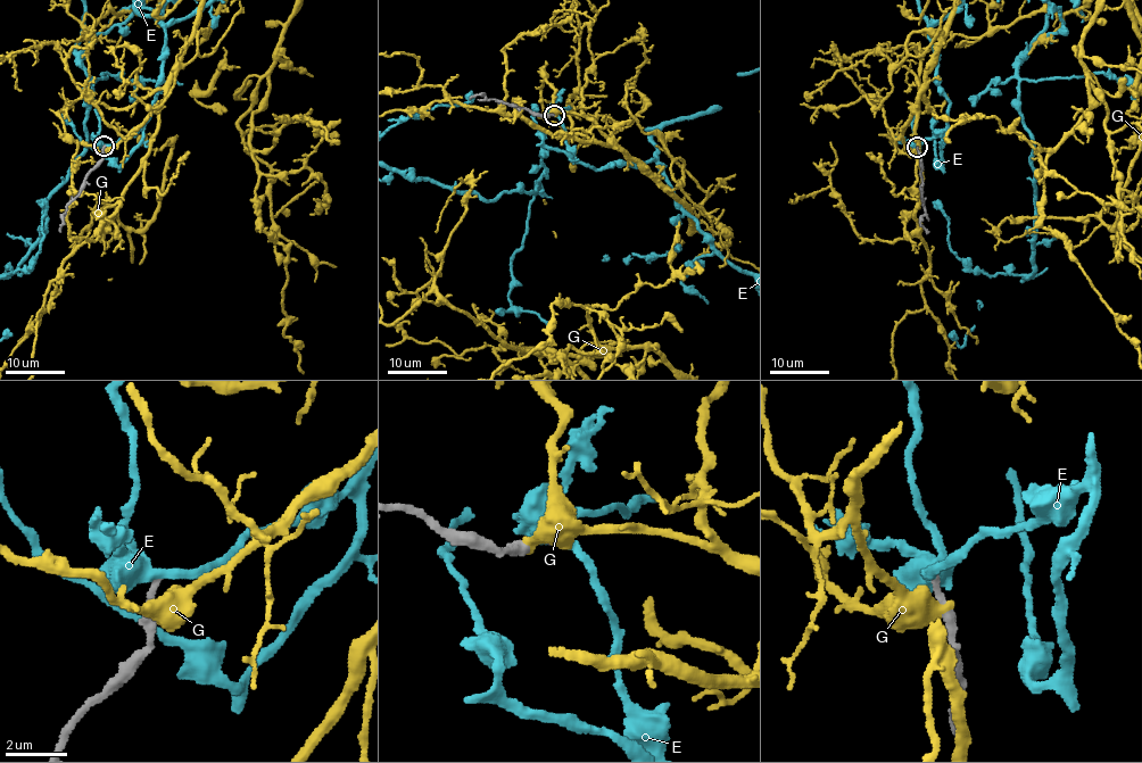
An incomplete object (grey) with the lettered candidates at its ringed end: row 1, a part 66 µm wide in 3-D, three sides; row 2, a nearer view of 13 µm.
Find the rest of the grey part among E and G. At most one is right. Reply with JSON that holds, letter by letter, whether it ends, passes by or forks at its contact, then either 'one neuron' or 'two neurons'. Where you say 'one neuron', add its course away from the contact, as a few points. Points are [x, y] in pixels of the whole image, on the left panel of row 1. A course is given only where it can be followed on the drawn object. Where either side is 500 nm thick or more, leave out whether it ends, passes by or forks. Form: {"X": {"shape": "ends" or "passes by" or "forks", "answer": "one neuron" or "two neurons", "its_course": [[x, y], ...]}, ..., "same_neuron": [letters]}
{"E": {"shape": "forks", "answer": "two neurons"}, "G": {"shape": "ends", "answer": "two neurons"}, "same_neuron": []}

